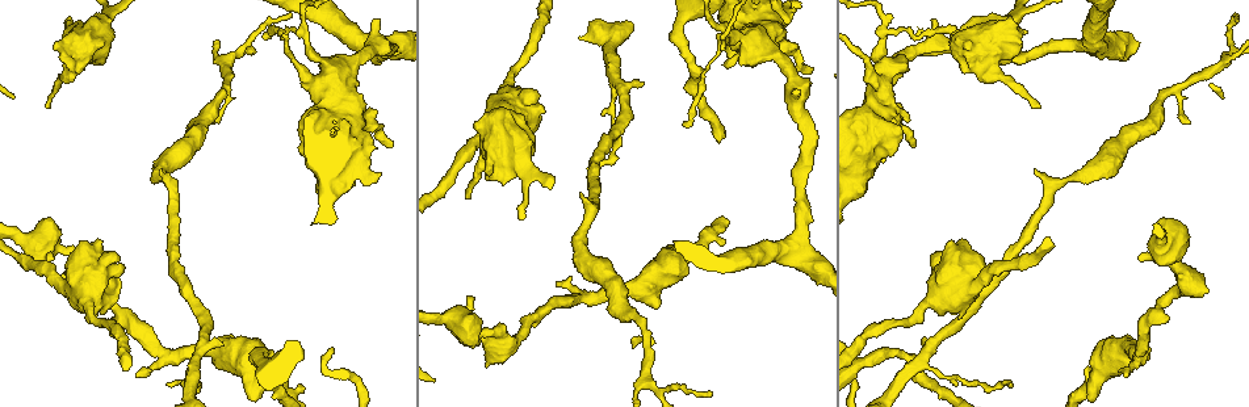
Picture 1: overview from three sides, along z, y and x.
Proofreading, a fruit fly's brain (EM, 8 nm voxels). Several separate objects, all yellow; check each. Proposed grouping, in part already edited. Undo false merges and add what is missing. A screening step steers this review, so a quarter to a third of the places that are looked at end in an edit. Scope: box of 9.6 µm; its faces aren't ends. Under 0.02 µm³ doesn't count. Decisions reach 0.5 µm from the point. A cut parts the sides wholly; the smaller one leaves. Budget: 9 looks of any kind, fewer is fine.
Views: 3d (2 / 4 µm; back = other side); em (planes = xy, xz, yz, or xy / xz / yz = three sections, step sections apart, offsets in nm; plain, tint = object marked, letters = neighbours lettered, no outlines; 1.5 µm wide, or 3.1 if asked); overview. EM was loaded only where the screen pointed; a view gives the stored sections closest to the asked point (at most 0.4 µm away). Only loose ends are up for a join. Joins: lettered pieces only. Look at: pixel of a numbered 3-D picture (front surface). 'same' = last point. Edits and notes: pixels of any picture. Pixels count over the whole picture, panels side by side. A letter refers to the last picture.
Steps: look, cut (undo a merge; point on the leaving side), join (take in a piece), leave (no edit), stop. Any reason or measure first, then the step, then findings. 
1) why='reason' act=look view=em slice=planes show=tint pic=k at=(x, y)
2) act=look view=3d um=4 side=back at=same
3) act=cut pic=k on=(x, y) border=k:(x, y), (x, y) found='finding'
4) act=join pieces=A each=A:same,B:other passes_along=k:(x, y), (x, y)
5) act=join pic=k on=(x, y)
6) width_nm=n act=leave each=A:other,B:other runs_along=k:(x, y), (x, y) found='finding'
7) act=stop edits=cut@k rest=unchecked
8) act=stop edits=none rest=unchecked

why='three-way junction' act=look view=em slice=yz step=4 show=plain pic=1 at=(922, 362)

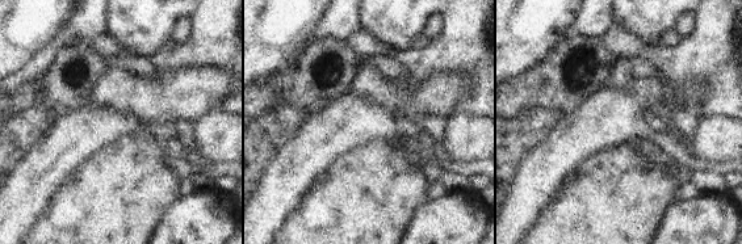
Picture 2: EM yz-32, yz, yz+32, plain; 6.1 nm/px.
why='with the object marked' act=look view=em slice=yz step=4 show=tint at=same

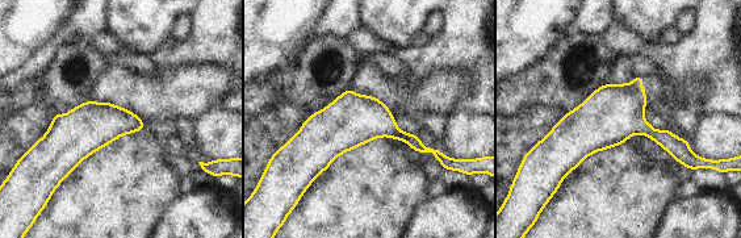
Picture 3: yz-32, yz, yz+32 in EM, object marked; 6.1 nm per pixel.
act=look view=em slice=yz step=4 show=letters at=same

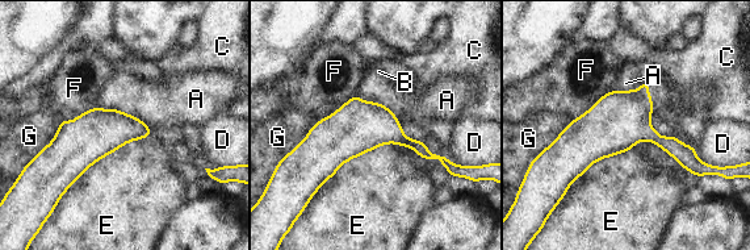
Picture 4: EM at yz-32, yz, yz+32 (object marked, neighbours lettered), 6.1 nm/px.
act=leave each=A:other,B:other,C:other,D:other,E:other,F:other,G:other border=4:(573, 120), (543, 150) found='one neuron here'

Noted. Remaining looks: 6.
why='an open end' act=look view=em slice=planes show=letters pic=1 at=(486, 365)

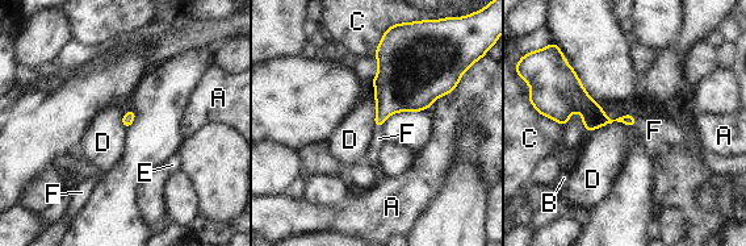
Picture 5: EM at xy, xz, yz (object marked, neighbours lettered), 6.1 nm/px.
longest_contact=D:280nm act=join pieces=F each=A:other,B:other,C:other,D:other,E:other,F:same passes_along=5:(594, 117), (635, 121), (654, 130) found='it goes on there'

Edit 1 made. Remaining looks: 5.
why='redraw' act=look view=overview

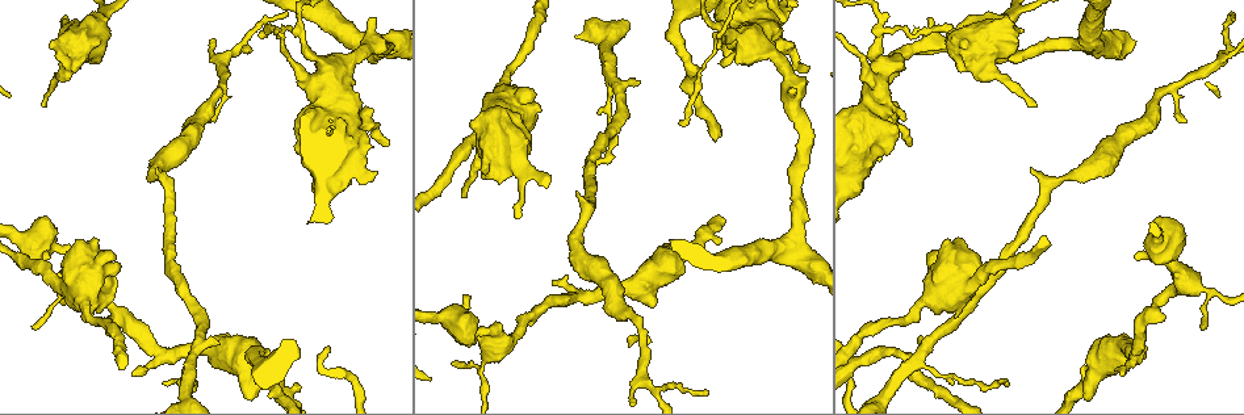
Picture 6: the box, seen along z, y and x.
why='arms part here' act=look view=3d um=4 pic=6 at=(299, 32)

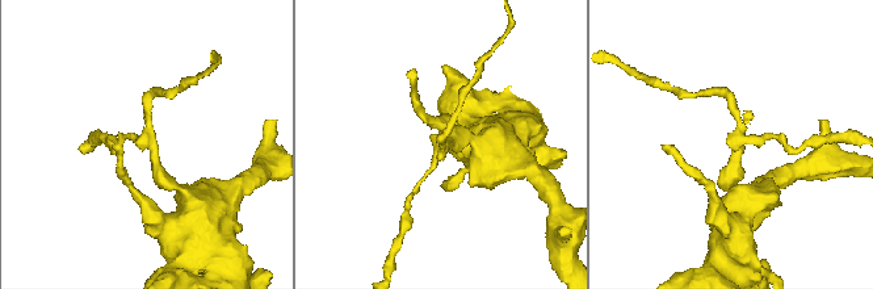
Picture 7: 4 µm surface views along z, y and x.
act=look view=em slice=planes show=letters pic=7 at=(148, 140)

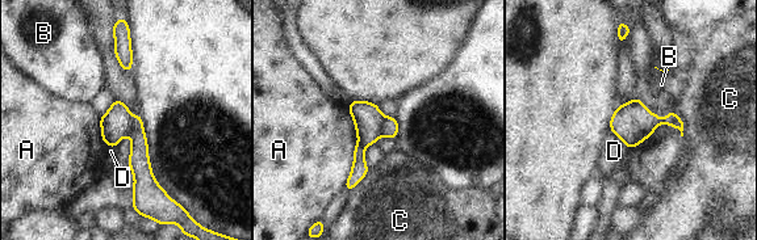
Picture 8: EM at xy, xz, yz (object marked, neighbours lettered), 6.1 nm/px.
width_nm=190 act=cut pic=8 on=(116, 123) each=A:other,B:other,C:other,D:other part_leaving=8:(364, 104), (359, 171), (348, 185) found='a second neuron is stuck on'

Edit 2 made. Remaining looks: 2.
why='an open end' act=look view=em slice=xy step=4 show=letters pic=6 at=(810, 68)

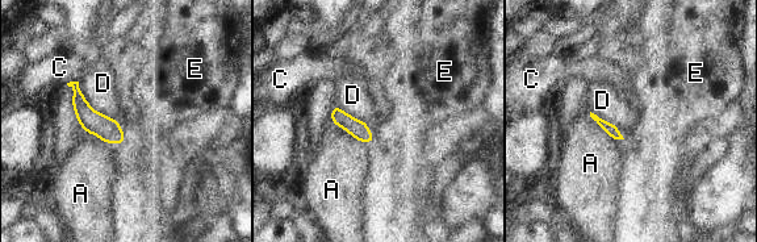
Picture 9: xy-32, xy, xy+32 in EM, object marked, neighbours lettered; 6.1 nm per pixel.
why='cut it another way' act=look view=em slice=planes show=letters at=same

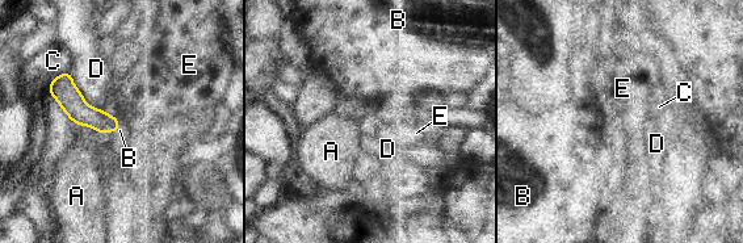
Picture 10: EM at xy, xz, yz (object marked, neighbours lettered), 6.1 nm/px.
act=leave each=A:other,B:other,C:other,D:other,E:other runs_along=10:(53, 86), (84, 114), (114, 128) found='none of them fits'

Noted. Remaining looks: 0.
act=stop edits=join@5,cut@8 rest=unchecked

